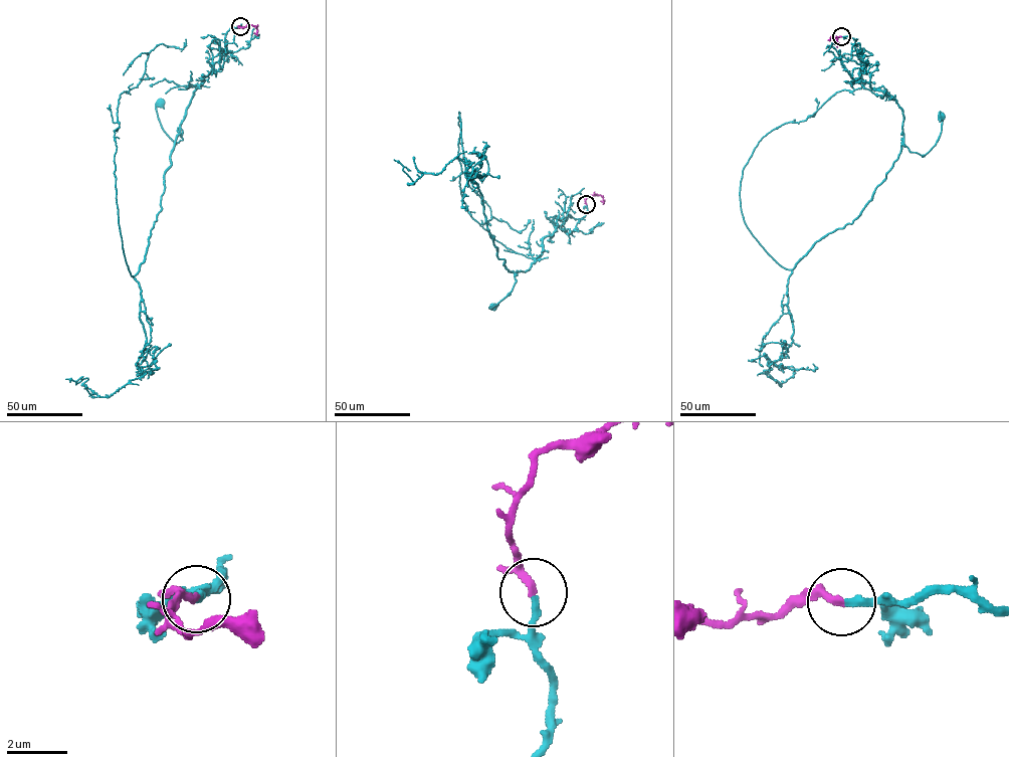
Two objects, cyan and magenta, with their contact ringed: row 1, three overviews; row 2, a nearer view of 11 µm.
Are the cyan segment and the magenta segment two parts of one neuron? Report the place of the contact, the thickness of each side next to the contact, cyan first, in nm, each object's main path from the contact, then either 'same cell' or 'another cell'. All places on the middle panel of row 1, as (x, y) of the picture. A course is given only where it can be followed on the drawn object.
at (586, 204); 240 nm thick on the cyan side, 180 nm on the other; cyan runs (586, 204), (582, 217), (569, 214), (555, 224), (543, 252), (515, 273), (514, 288), (493, 307); magenta runs (586, 204), (587, 197), (594, 195), (600, 195), (603, 202), (600, 201); same cell

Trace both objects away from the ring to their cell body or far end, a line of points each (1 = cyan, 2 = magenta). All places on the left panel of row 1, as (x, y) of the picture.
1: (240, 26), (227, 31), (225, 50), (212, 58), (214, 70), (196, 88), (178, 142), (160, 123), (160, 103)
2: (240, 26), (255, 26), (257, 31), (254, 32)

